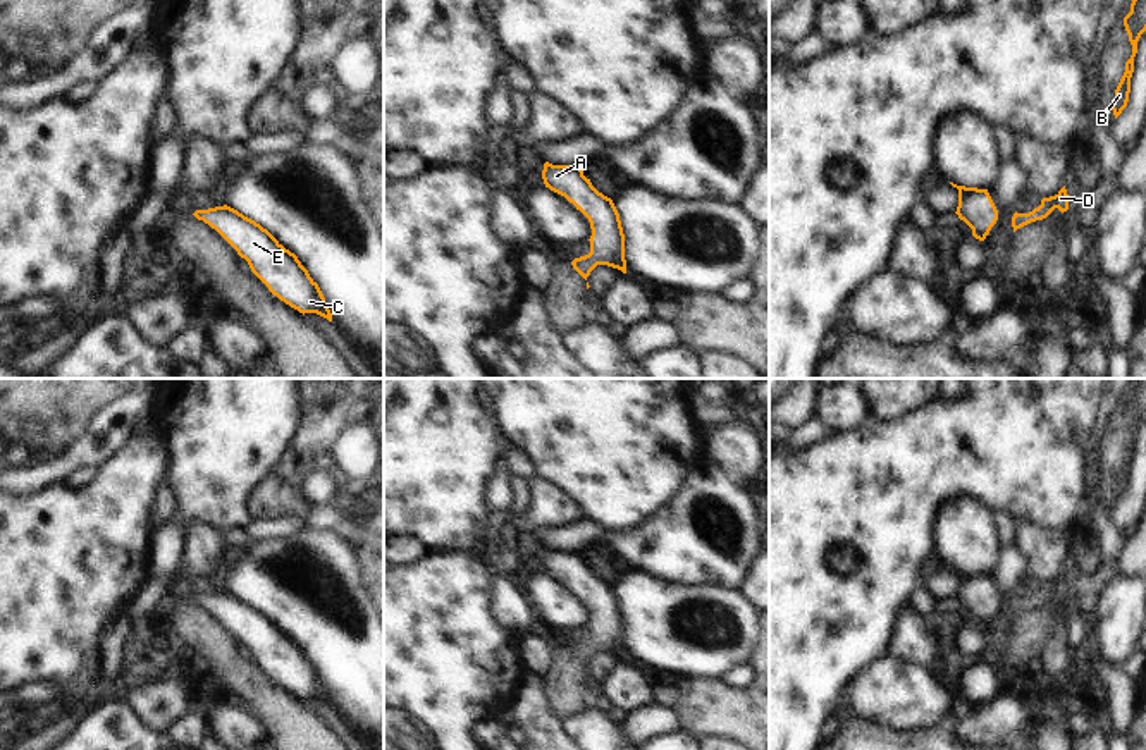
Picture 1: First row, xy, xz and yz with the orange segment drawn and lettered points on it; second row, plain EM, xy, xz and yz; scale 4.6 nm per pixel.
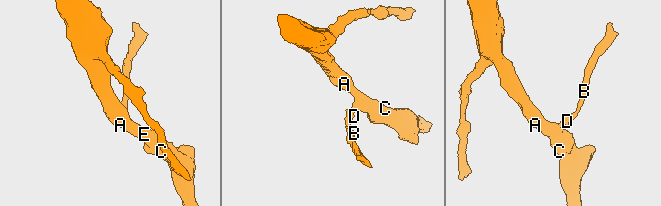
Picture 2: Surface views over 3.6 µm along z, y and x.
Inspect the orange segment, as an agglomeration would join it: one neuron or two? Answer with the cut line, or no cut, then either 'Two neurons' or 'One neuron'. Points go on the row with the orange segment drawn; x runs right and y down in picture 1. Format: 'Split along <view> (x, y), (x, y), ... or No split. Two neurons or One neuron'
No split. One neuron.

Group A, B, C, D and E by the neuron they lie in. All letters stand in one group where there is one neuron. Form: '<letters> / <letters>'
A B C D E

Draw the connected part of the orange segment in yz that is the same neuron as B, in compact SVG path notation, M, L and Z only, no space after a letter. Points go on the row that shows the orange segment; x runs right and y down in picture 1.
M1132 0L1131 12L1124 17L1124 26L1129 34L1129 41L1132 45L1132 55L1125 62L1125 72L1115 89L1115 100L1112 101L1112 110L1115 119L1127 107L1129 93L1131 93L1131 77L1134 72L1134 57L1137 53L1137 41L1141 34L1146 31L1146 0Z

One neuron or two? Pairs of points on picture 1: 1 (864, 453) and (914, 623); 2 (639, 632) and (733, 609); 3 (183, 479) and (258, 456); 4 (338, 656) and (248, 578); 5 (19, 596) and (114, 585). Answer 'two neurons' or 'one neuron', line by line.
1: two neurons
2: one neuron
3: one neuron
4: one neuron
5: one neuron

